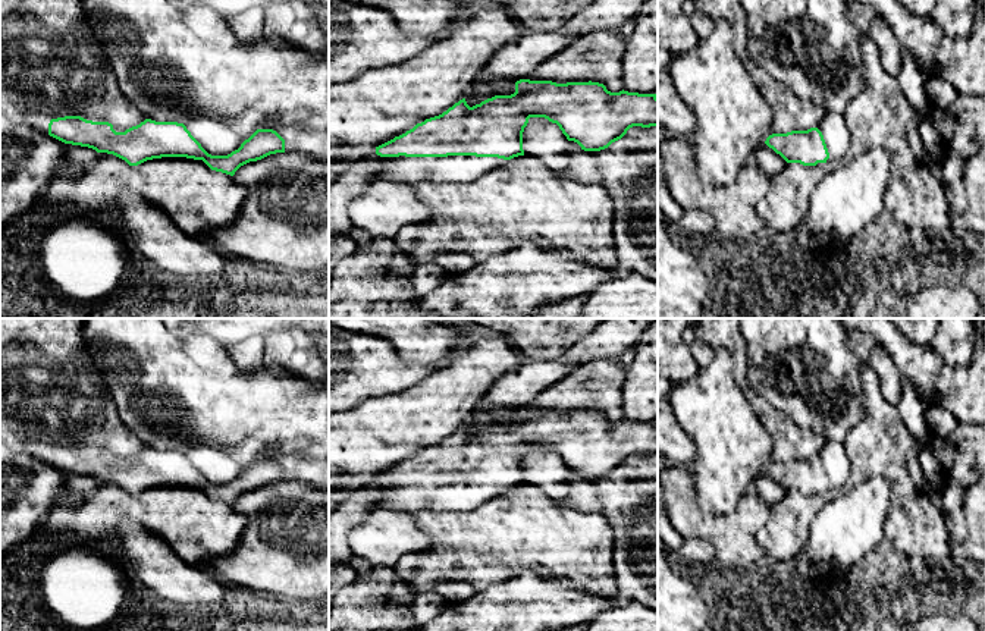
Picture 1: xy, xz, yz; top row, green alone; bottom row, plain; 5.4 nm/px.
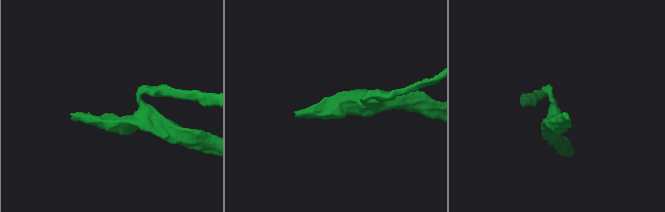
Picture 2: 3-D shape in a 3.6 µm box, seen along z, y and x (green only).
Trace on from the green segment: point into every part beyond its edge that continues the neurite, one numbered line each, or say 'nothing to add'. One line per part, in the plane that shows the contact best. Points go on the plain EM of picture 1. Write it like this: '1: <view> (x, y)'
1: xz (408, 499)

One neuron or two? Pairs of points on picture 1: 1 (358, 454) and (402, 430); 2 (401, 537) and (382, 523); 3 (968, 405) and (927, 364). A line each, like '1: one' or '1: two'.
1: one
2: one
3: one

